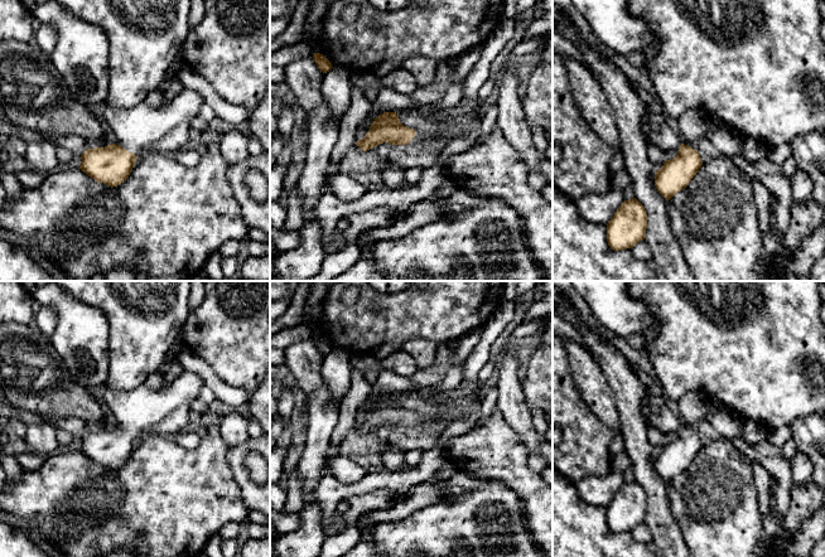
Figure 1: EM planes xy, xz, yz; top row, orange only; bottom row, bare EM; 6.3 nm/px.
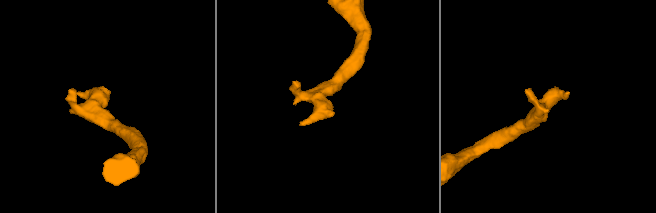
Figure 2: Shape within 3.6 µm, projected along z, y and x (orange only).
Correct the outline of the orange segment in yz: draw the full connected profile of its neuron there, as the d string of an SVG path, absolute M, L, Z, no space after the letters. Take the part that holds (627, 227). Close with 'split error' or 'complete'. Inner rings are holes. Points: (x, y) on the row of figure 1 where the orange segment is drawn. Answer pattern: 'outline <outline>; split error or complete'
outline M636 199L624 200L607 223L607 242L613 251L632 248L646 238L647 214Z; complete

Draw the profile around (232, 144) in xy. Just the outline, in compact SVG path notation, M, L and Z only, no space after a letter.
M231 129L218 136L221 154L228 165L241 163L250 156L247 150L249 137L250 135L241 129Z

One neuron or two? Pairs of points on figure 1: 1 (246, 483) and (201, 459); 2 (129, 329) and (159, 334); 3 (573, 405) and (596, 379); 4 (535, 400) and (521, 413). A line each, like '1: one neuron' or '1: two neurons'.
1: two neurons
2: one neuron
3: two neurons
4: two neurons

